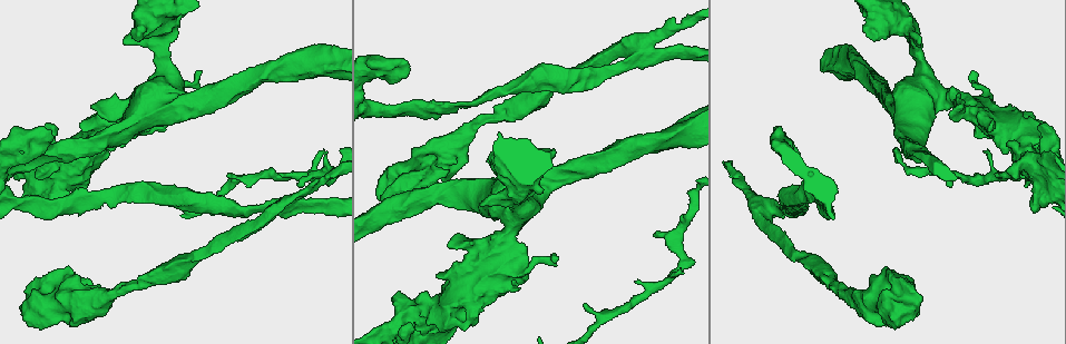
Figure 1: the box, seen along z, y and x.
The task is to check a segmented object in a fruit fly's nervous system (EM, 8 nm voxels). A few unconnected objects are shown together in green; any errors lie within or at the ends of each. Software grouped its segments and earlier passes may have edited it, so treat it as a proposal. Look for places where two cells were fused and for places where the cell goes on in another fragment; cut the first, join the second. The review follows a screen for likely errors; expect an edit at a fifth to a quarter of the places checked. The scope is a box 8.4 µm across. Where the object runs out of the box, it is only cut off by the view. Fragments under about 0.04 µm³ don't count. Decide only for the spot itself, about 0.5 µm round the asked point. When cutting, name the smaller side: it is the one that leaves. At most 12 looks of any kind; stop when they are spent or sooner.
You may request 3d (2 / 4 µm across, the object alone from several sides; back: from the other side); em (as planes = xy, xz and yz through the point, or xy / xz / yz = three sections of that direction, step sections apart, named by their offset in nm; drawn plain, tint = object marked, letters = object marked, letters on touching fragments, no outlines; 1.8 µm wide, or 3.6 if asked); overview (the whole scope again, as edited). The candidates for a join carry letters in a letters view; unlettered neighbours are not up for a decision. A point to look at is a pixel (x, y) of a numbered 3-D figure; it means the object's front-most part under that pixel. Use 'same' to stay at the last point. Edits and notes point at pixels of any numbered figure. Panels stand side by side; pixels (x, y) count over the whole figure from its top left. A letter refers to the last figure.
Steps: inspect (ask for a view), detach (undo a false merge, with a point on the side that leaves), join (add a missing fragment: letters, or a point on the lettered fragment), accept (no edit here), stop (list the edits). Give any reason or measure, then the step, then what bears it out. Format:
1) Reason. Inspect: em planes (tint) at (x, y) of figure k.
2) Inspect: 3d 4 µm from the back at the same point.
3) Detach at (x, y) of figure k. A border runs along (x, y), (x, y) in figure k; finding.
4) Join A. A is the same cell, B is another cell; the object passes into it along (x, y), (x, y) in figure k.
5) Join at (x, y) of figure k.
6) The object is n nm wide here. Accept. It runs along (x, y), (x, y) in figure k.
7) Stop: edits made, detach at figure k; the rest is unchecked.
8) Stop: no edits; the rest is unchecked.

Thin neck. Inspect: em planes (letters) at (456, 104) of figure 1.

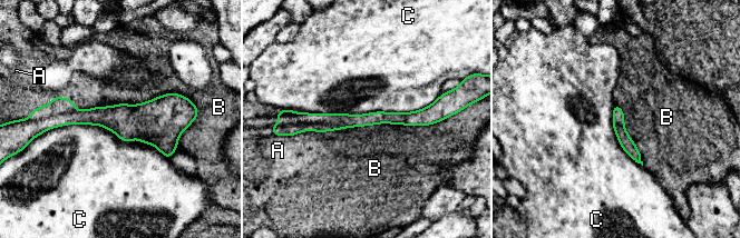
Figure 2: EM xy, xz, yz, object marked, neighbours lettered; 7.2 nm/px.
The longest contact is with C, 1100 nm. Accept. A, B and C are other cells; a border runs along (440, 95), (403, 112), (290, 110) in figure 2; continuous, no second cell.

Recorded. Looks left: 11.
Sharp bend. Inspect: 3d 4 µm at (626, 48) of figure 1.

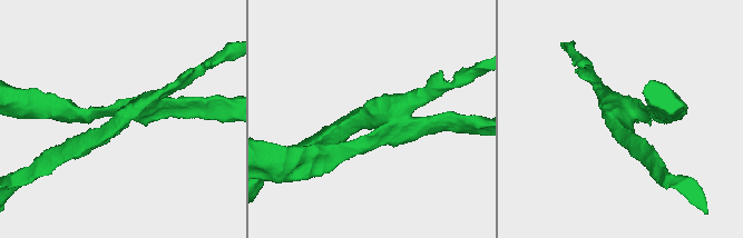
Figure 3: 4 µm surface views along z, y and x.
Inspect: em planes (plain) at (367, 112) of figure 3.

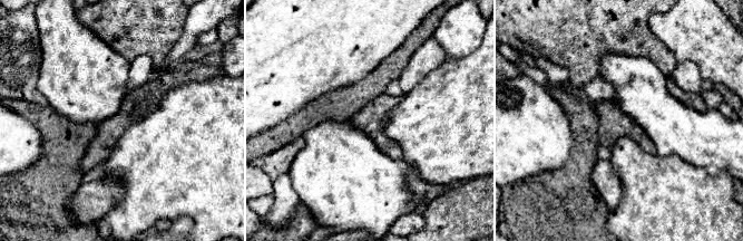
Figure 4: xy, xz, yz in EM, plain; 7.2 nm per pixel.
See the neighbours. Inspect: em planes (letters) at the same point.

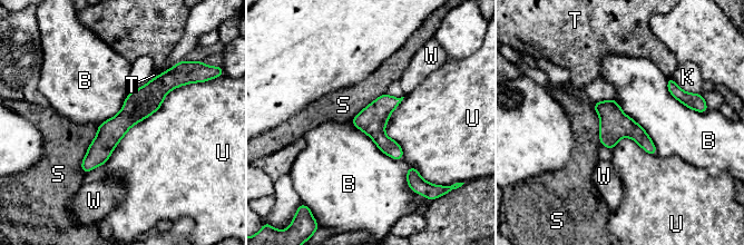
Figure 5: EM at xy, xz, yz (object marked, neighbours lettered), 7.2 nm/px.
Accept. B, K, S, T, U and W are other cells; a border runs along (613, 98), (644, 129), (657, 154) in figure 5; continuous, no second cell.

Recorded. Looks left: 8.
Sudden change in width. Inspect: em planes (letters) at (833, 283) of figure 1.

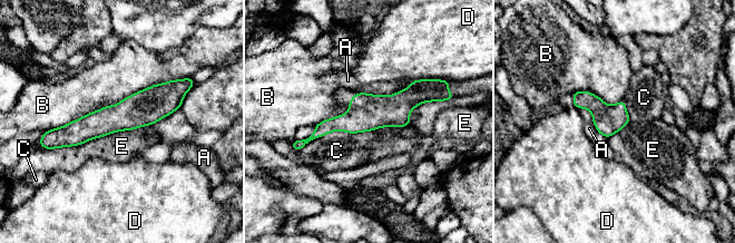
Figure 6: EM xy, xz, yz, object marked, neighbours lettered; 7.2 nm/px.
The object is 200 nm wide here. Accept. A, B, C, D and E are other cells; it runs along (180, 94), (79, 132), (54, 132) in figure 6; one cell here.

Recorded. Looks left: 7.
Thick end. Inspect: em 3.6 µm xz step 8 (letters) at (919, 313) of figure 1.

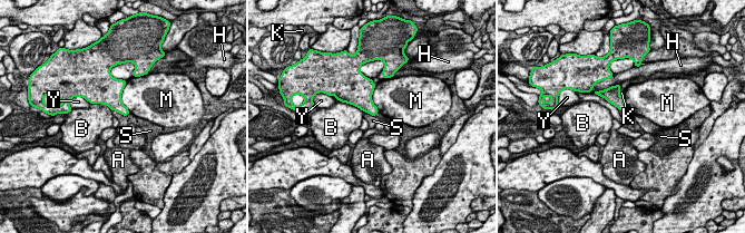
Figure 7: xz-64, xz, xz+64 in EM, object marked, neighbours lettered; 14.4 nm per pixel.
Accept. A, B, H, K, M, S and Y are other cells; none of them fits.

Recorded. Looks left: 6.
Abrupt turn. Inspect: 3d 4 µm at (314, 174) of figure 1.

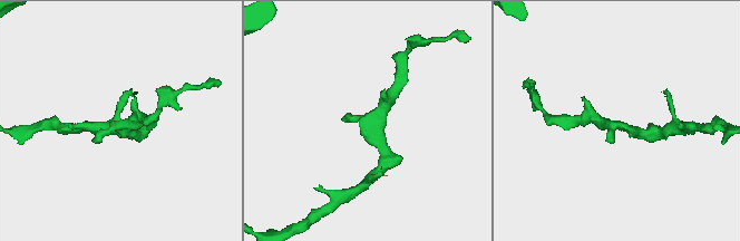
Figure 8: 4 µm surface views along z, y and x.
The arms are 180, 200 nm wide; shape alone is not enough. Inspect: em planes (letters) at (616, 124) of figure 8.

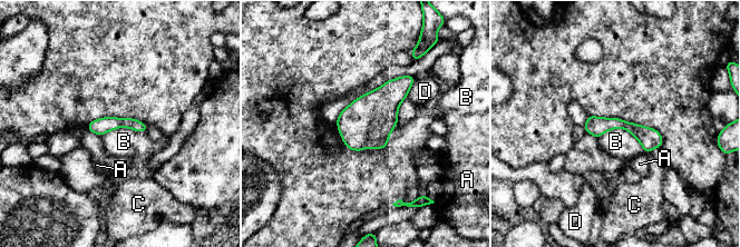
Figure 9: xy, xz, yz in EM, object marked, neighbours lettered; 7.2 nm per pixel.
The object is 120 nm wide here. Accept. A, B, C and D are other cells; all the same cell.

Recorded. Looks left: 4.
Stop: no edits; the rest is unchecked.

